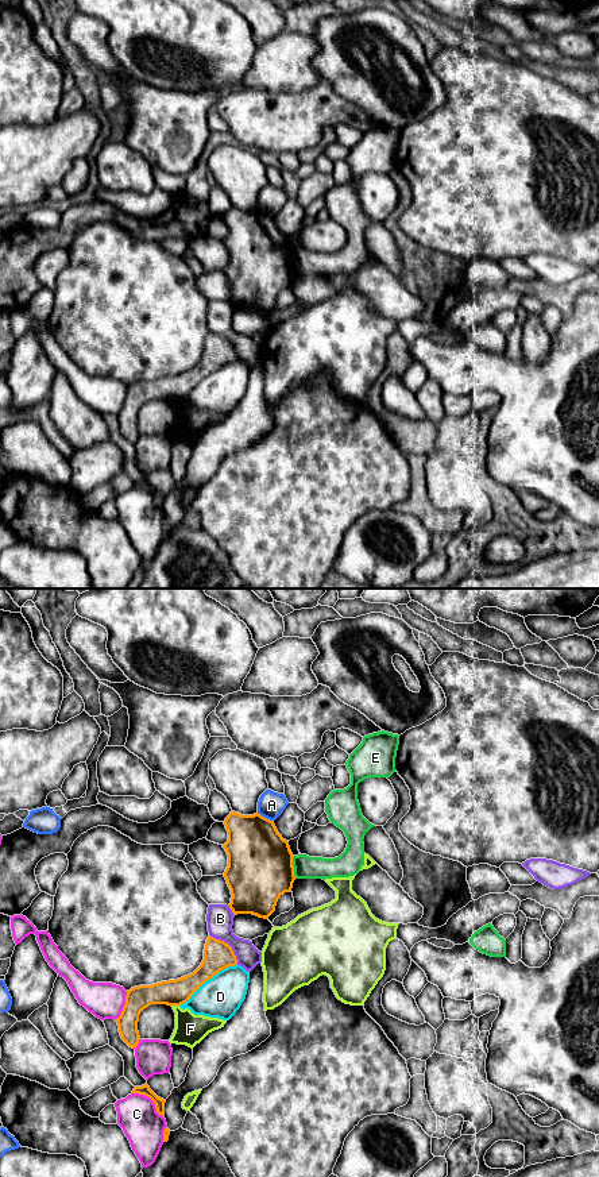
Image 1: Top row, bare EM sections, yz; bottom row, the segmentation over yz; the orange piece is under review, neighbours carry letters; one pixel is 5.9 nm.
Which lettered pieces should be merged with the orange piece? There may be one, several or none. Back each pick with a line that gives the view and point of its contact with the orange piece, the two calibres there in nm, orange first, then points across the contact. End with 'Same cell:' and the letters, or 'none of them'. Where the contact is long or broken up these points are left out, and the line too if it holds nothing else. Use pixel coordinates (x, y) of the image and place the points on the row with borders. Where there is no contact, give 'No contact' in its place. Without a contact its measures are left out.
Same cell: none of them

